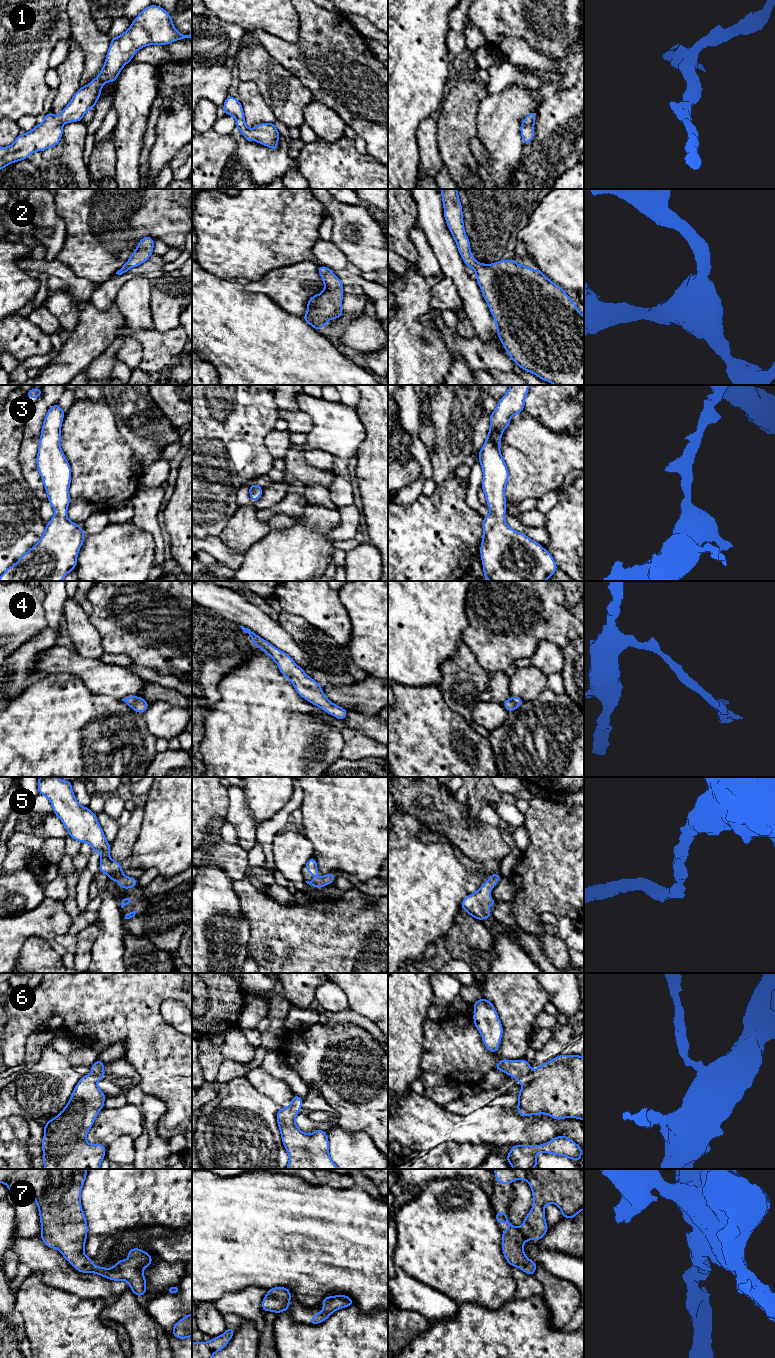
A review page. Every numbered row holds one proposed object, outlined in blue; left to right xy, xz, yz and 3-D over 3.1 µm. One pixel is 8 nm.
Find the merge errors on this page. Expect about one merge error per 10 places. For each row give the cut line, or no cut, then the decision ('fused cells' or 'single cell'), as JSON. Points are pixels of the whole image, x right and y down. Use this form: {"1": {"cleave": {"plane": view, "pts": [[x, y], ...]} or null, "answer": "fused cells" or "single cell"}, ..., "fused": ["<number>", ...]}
{"1": {"cleave": null, "answer": "single cell"}, "2": {"cleave": null, "answer": "single cell"}, "3": {"cleave": null, "answer": "single cell"}, "4": {"cleave": null, "answer": "single cell"}, "5": {"cleave": null, "answer": "single cell"}, "6": {"cleave": null, "answer": "single cell"}, "7": {"cleave": null, "answer": "single cell"}, "fused": []}

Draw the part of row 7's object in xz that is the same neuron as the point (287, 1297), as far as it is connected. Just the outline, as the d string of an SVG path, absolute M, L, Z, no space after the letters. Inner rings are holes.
M275 1287L269 1289L262 1300L262 1309L264 1312L273 1311L276 1314L289 1311L291 1292L285 1287Z

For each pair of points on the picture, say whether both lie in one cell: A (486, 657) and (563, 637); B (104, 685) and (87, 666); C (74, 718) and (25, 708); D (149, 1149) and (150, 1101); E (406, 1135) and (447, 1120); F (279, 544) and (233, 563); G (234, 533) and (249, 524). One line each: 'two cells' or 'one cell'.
A: one cell
B: one cell
C: one cell
D: one cell
E: one cell
F: two cells
G: one cell

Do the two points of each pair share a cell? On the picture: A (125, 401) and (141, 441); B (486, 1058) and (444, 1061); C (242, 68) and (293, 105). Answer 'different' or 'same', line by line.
A: same
B: same
C: same

